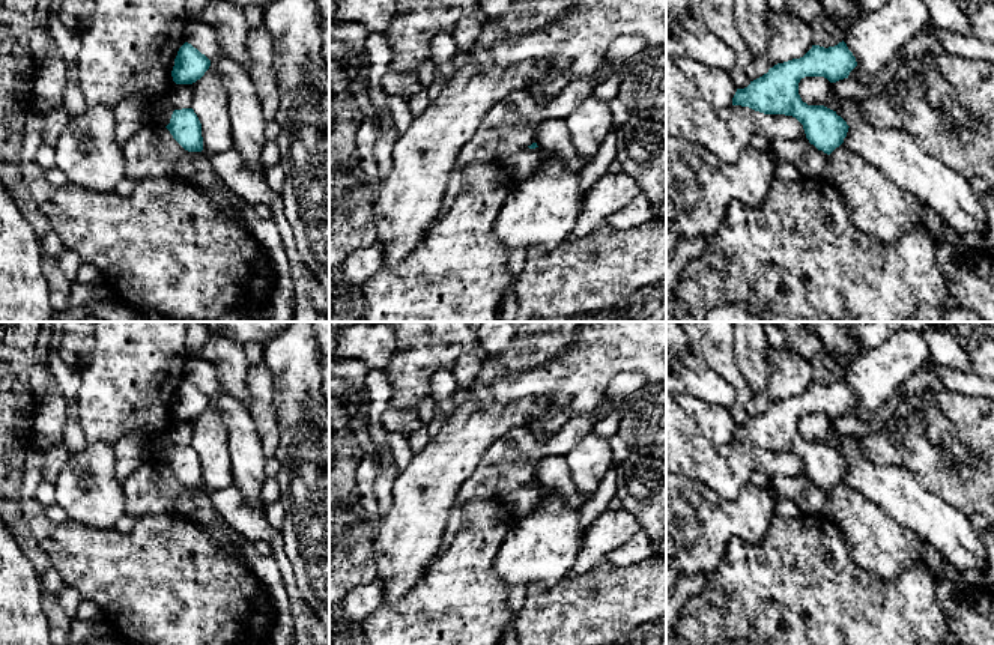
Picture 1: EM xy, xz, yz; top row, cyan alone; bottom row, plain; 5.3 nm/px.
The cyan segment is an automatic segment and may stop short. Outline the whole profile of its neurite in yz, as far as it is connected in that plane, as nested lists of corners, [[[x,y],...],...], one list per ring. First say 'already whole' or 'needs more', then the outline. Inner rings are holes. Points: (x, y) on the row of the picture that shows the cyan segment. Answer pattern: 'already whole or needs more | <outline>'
already whole | [[[844,41],[829,48],[812,45],[803,57],[777,63],[747,87],[737,89],[732,105],[796,117],[809,143],[830,155],[844,143],[850,126],[836,111],[803,102],[799,83],[805,77],[824,77],[836,83],[848,78],[856,66],[856,57]]]

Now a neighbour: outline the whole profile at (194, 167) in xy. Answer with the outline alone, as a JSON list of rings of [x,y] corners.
[[[185,150],[176,164],[174,177],[202,188],[212,198],[218,212],[245,223],[245,210],[239,203],[239,197],[214,170],[206,150]]]

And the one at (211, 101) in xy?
[[[208,69],[200,80],[192,83],[192,87],[191,108],[202,123],[203,150],[218,153],[233,149],[224,77]]]

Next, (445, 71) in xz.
[[[460,60],[447,62],[436,66],[435,80],[427,89],[430,99],[436,99],[447,81],[454,75]]]

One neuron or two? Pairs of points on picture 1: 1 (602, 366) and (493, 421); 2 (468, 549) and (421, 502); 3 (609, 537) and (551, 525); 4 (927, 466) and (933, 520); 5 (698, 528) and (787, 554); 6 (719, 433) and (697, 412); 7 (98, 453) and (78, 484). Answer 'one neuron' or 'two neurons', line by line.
1: two neurons
2: two neurons
3: two neurons
4: two neurons
5: two neurons
6: one neuron
7: one neuron

